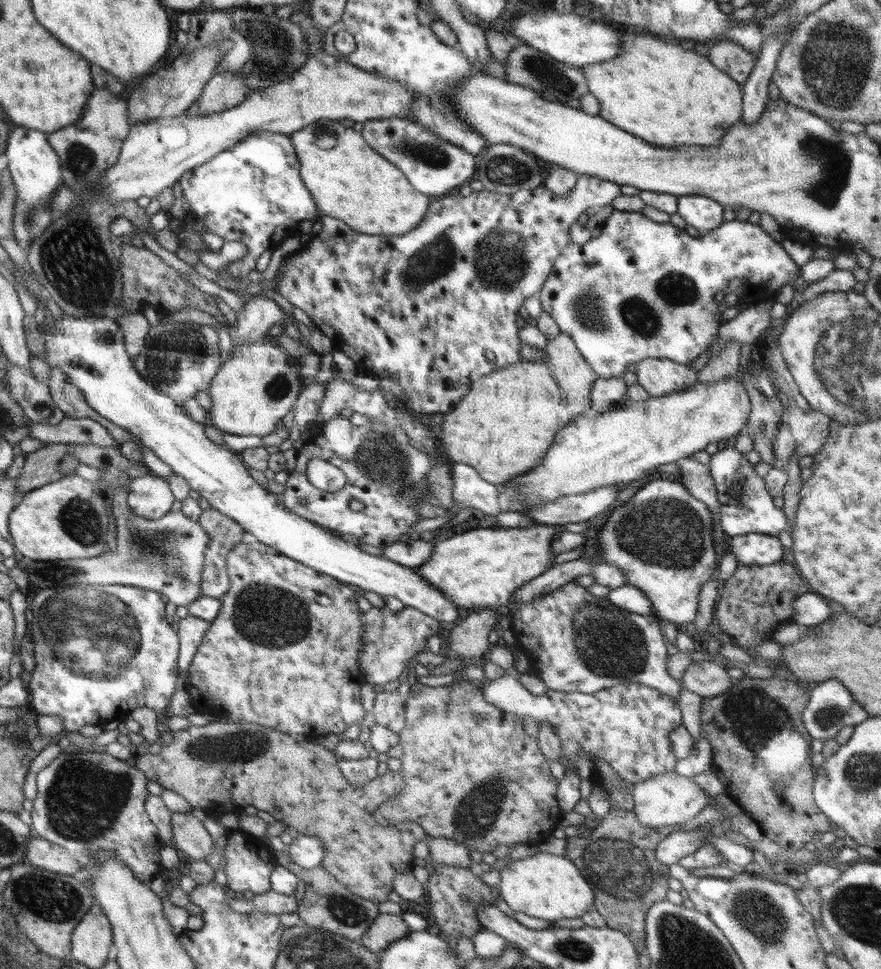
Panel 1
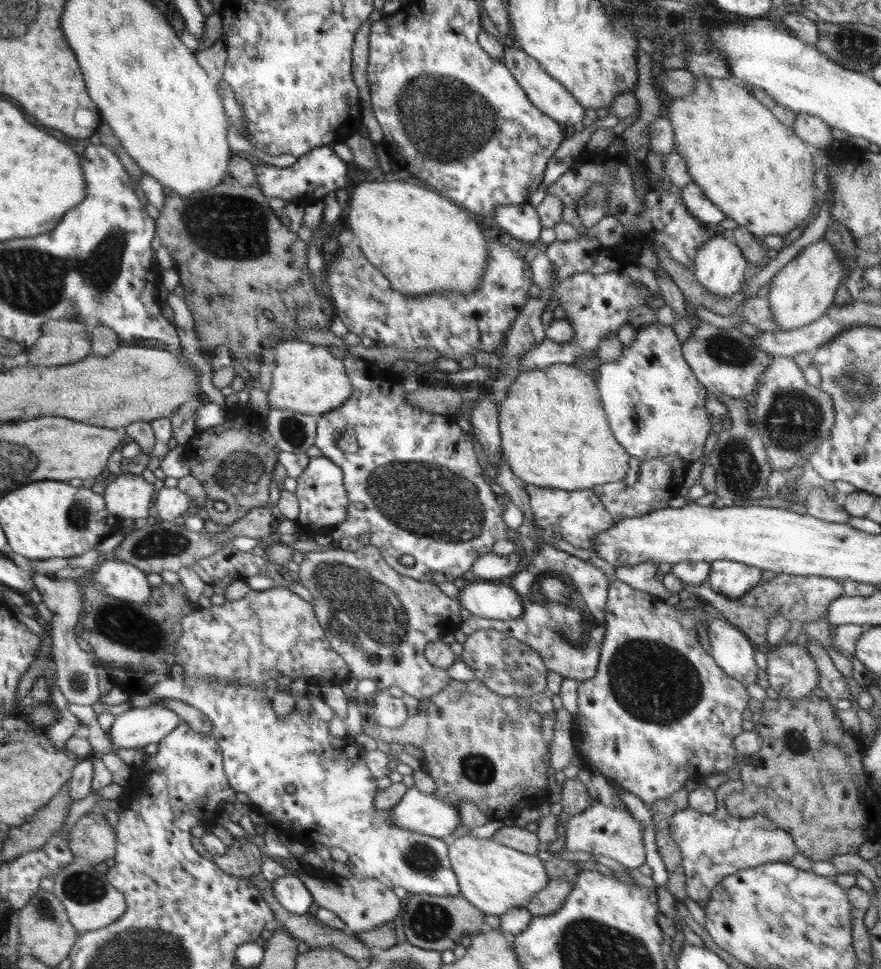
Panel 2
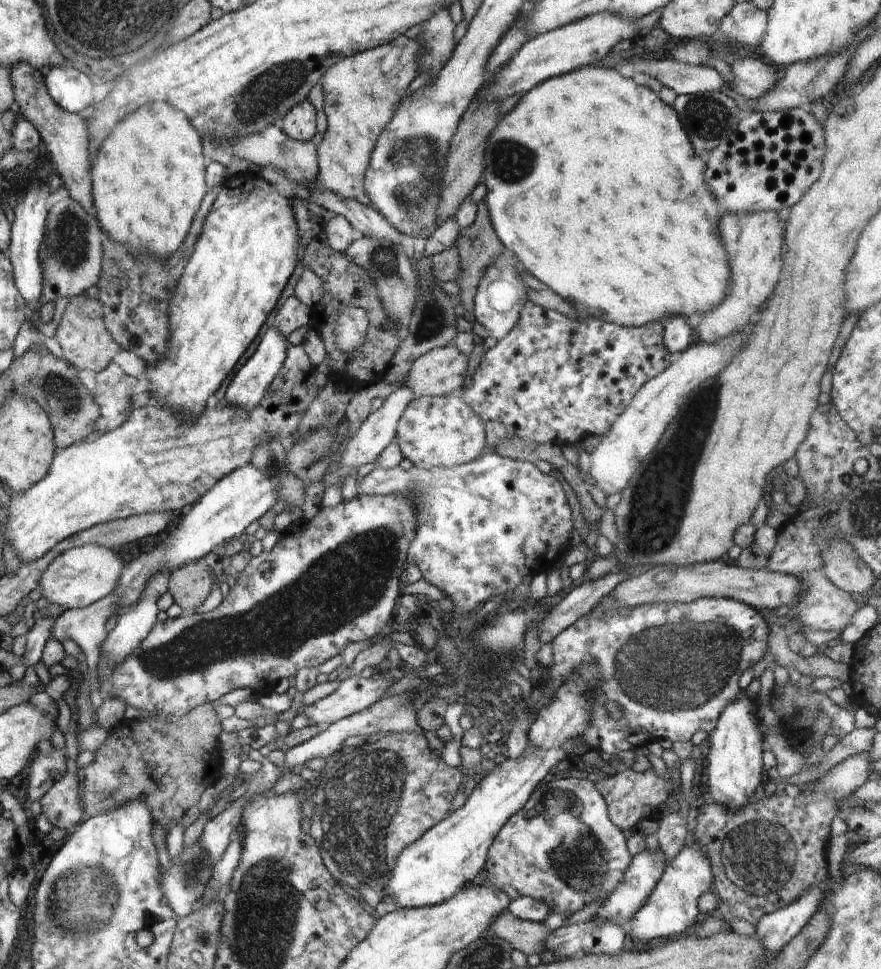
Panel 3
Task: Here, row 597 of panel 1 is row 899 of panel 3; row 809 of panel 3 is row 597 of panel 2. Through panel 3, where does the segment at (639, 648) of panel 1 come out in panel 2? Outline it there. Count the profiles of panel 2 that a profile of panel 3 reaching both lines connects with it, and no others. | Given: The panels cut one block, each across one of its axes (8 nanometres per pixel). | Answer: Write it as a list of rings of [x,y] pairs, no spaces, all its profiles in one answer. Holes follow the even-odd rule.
[[[504,456],[496,468],[493,485],[523,512],[523,530],[532,536],[539,546],[539,551],[534,556],[527,556],[527,560],[532,557],[532,563],[518,574],[514,574],[509,584],[522,597],[524,615],[509,622],[488,620],[486,626],[528,644],[544,660],[548,670],[562,675],[564,679],[576,680],[579,683],[588,681],[597,674],[599,666],[601,645],[607,626],[604,607],[611,580],[602,569],[589,561],[556,549],[542,536],[533,536],[532,530],[542,528],[534,524],[534,514],[530,512],[529,496],[526,494],[526,483],[514,475]]]

